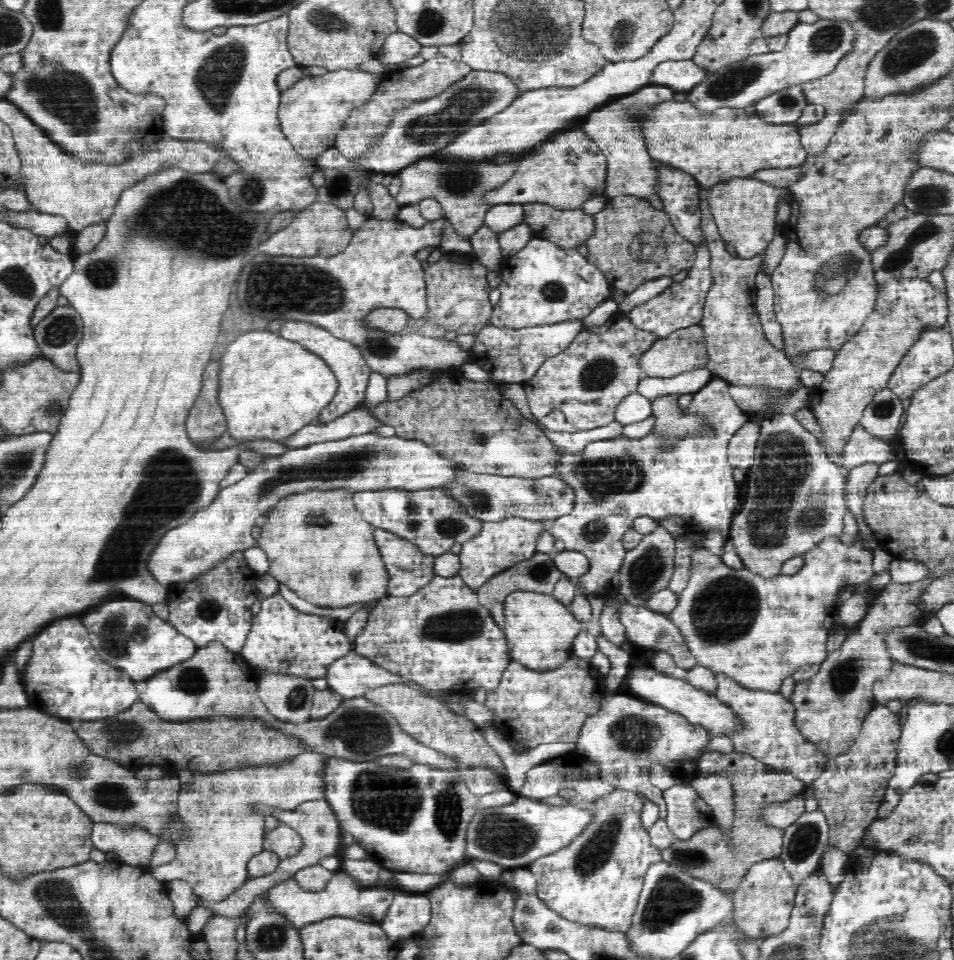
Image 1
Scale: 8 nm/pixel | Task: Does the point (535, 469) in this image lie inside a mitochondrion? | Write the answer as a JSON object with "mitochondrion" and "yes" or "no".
{"mitochondrion":"no"}

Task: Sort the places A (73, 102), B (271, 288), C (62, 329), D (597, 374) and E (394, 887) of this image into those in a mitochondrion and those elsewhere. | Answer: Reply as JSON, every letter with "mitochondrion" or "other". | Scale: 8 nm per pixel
{"A":"mitochondrion","B":"mitochondrion","C":"mitochondrion","D":"mitochondrion","E":"other"}

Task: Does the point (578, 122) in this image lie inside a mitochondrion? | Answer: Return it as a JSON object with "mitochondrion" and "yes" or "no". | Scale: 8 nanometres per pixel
{"mitochondrion":"no"}

